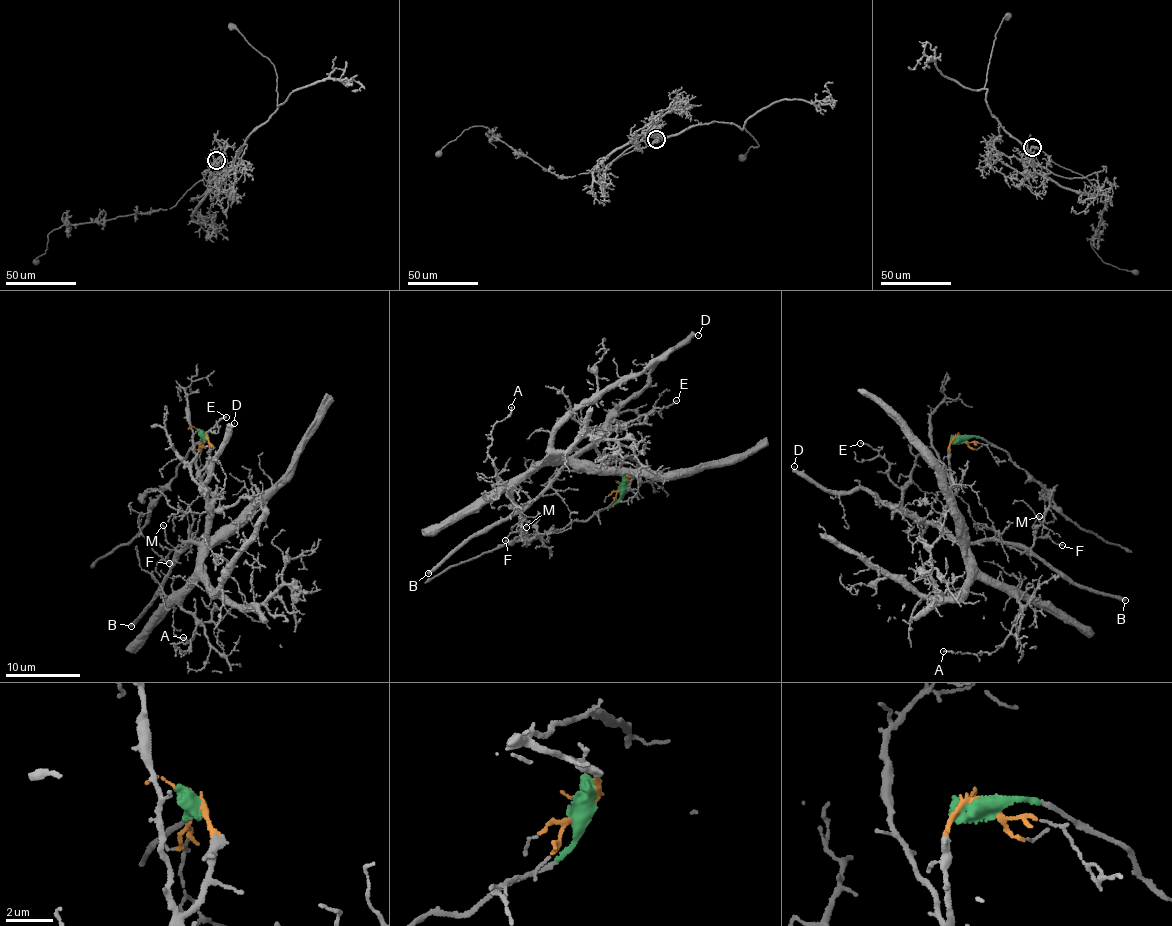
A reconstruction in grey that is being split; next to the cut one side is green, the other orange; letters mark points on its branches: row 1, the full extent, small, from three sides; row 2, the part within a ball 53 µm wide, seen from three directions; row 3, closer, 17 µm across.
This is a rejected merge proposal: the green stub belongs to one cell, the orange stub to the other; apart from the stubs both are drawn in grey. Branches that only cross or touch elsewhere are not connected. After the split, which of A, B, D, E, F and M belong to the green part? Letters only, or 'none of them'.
none of them

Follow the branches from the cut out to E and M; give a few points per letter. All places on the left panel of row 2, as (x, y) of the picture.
E: (204, 434), (209, 461), (200, 473), (201, 486), (212, 499), (211, 513), (190, 467), (208, 435), (225, 416)
M: (204, 434), (209, 461), (200, 473), (201, 486), (213, 500), (201, 541), (188, 542), (176, 557), (163, 525)

